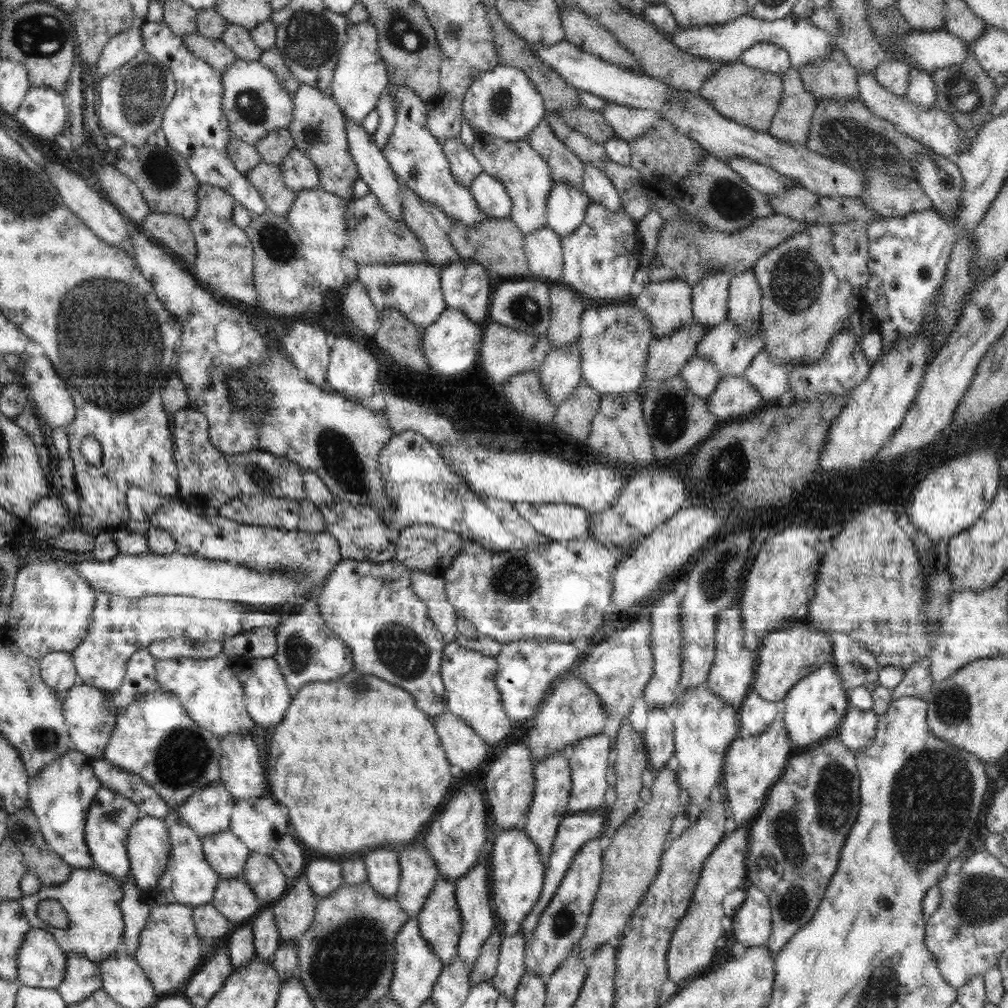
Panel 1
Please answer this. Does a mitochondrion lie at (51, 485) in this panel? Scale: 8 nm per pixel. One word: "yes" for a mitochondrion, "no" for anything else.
no

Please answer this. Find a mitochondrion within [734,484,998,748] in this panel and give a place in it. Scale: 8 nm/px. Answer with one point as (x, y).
(953, 706)

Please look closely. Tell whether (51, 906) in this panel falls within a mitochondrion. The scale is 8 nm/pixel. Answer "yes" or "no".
yes

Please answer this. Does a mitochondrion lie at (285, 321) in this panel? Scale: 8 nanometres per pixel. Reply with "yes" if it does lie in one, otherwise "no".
no

